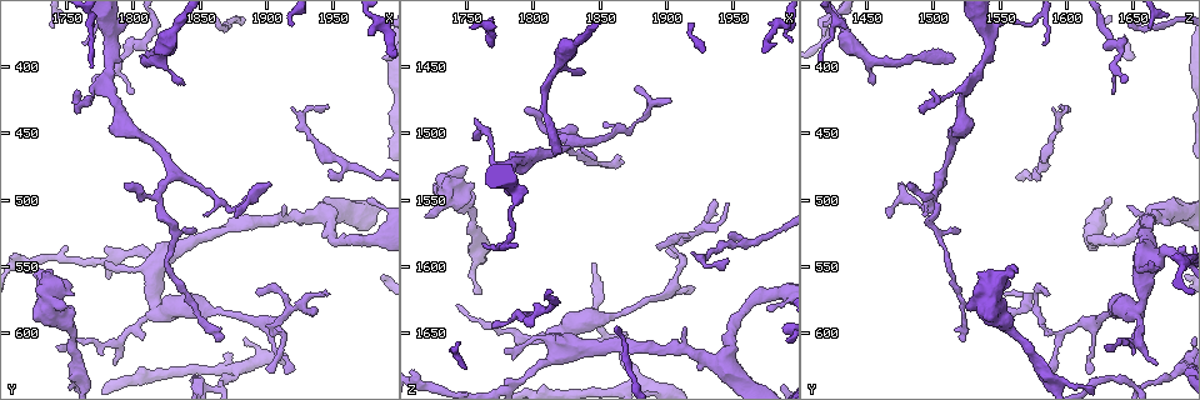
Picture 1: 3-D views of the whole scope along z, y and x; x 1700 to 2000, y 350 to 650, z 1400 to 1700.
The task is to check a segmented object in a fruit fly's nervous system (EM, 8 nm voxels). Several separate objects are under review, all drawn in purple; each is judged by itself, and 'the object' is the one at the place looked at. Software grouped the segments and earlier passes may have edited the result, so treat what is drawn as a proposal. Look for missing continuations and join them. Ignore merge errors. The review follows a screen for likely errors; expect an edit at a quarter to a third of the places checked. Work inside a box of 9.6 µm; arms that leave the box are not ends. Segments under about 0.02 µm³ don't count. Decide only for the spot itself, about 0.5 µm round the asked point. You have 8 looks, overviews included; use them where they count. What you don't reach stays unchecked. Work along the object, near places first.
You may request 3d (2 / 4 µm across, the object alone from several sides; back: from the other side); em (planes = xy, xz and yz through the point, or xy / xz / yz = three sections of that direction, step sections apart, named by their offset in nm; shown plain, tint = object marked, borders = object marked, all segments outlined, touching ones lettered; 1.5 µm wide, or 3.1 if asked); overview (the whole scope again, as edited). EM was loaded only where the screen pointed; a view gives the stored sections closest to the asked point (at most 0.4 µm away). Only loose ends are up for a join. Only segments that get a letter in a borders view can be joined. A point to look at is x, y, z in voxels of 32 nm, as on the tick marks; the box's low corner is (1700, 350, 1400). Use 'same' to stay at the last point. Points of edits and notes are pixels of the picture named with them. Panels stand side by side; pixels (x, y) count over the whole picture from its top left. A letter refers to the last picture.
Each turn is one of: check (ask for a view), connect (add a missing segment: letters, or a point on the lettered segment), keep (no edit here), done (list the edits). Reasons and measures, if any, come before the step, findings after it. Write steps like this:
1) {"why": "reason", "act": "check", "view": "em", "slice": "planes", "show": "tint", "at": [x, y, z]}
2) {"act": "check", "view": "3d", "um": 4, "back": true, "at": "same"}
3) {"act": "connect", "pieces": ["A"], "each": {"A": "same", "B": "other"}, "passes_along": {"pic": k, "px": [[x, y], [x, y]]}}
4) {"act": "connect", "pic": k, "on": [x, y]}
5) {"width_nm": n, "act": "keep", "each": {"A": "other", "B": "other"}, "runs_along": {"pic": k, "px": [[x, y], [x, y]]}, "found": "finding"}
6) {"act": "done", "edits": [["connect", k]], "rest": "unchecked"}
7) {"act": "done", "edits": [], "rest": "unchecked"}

{"why": "an open end", "act": "check", "view": "3d", "um": 2, "at": [1720, 552, 1562]}

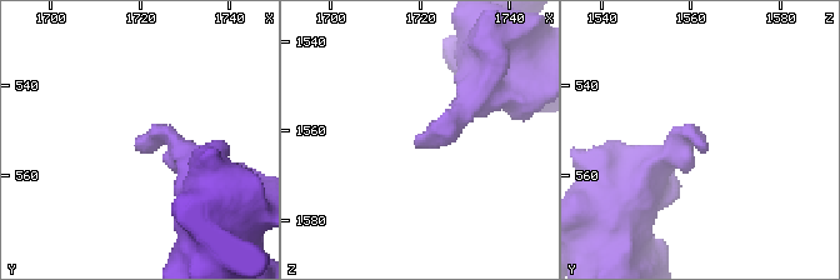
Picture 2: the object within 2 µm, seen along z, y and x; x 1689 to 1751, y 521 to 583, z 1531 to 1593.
{"act": "check", "view": "em", "slice": "planes", "show": "borders", "at": [1720, 554, 1563]}

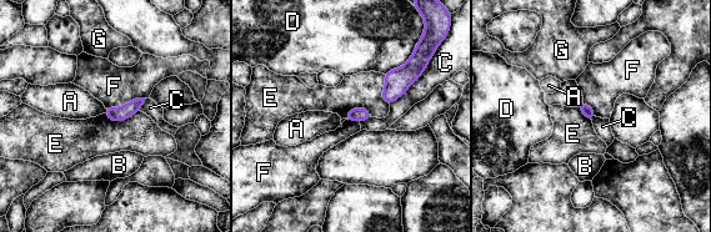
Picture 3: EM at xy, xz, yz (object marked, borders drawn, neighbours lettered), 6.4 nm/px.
{"act": "keep", "each": {"A": "other", "B": "other", "C": "other", "D": "other", "E": "other", "F": "other", "G": "other"}, "border": {"pic": 3, "px": [[139, 110], [118, 121], [104, 114]]}, "found": "none of them fits"}

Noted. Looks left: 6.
{"why": "branch stops here", "act": "check", "view": "em", "slice": "xy", "step": 8, "show": "tint", "at": [1794, 490, 1484]}

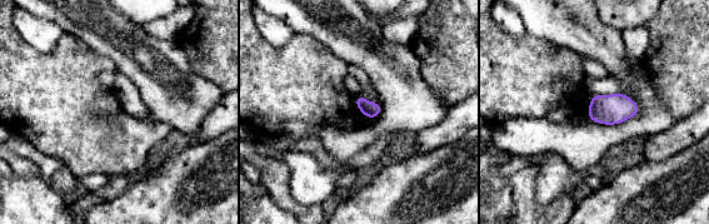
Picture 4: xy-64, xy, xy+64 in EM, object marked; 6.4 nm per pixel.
{"why": "another direction", "act": "check", "view": "em", "slice": "planes", "show": "borders", "at": "same"}

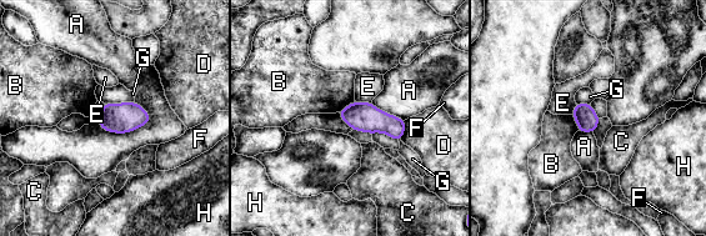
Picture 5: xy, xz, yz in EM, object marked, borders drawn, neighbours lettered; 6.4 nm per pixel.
{"longest_contact_nm": ["A", 340], "act": "keep", "each": {"A": "other", "B": "other", "C": "other", "D": "other", "E": "other", "F": "other", "G": "other", "H": "other"}, "border": {"pic": 5, "px": [[150, 115], [124, 132], [98, 122]]}, "found": "no lettered segment goes on from it"}

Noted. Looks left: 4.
{"why": "free end", "act": "check", "view": "em", "slice": "xz", "step": 8, "show": "borders", "at": [1838, 412, 1456]}

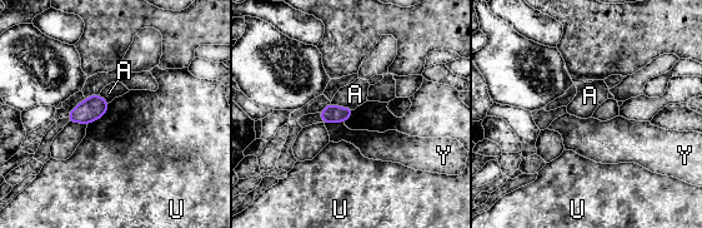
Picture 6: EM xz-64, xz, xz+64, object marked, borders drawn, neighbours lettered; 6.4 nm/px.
{"longest_contact_nm": ["U", 200], "act": "keep", "each": {"A": "other", "U": "other", "Y": "other"}, "border": {"pic": 6, "px": [[109, 103], [103, 115], [86, 124]]}, "found": "none of them fits"}

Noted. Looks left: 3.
{"act": "done", "edits": [], "rest": "unchecked"}

